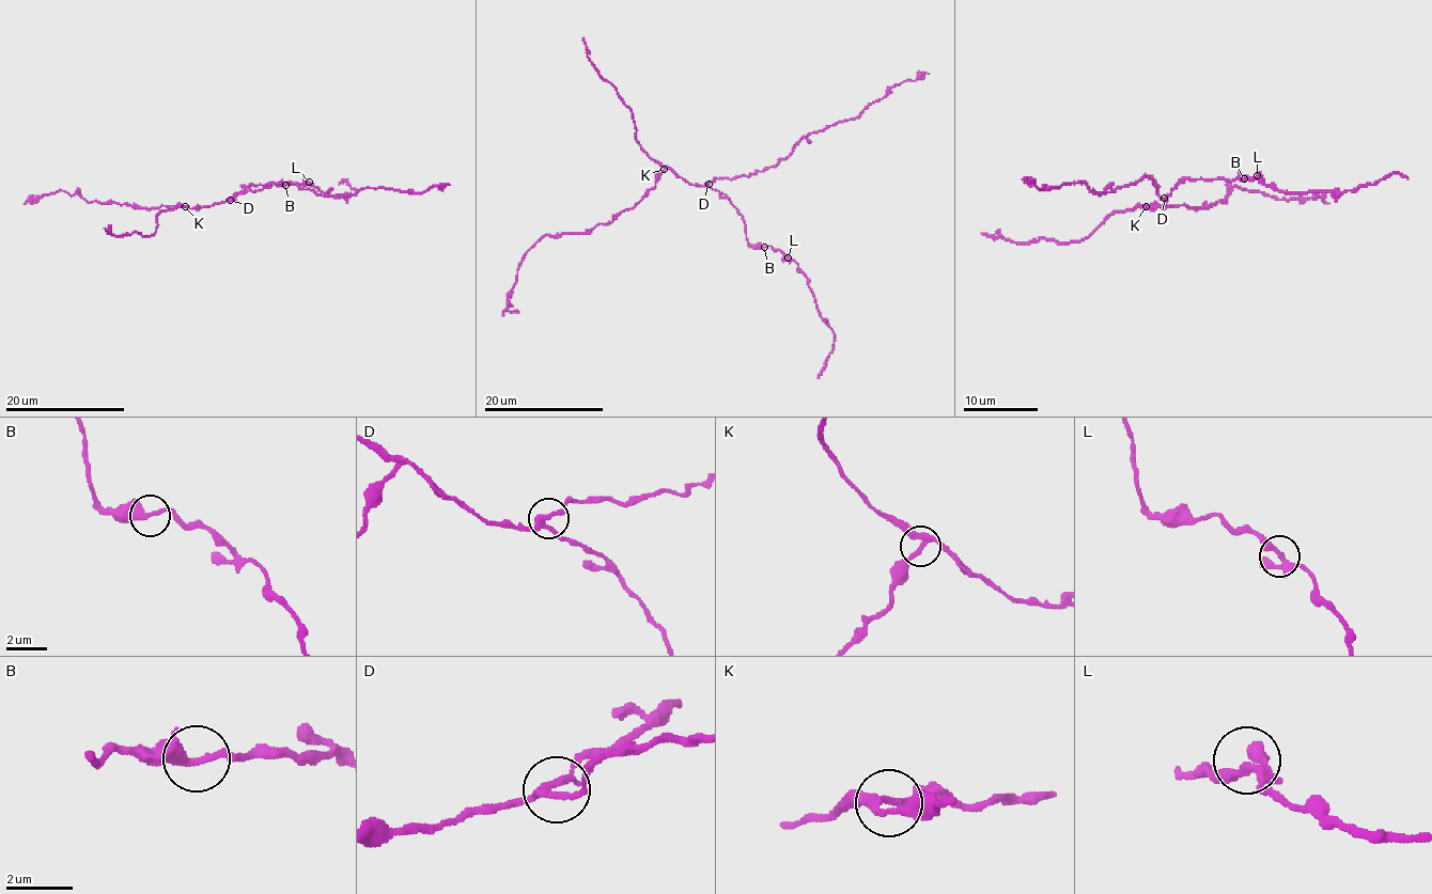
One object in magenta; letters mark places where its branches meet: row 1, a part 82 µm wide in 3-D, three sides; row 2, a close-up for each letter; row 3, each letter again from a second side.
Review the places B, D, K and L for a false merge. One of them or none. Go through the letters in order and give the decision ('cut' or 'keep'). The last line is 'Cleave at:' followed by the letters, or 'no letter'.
B: keep
D: keep
K: cut
L: keep
Cleave at: K

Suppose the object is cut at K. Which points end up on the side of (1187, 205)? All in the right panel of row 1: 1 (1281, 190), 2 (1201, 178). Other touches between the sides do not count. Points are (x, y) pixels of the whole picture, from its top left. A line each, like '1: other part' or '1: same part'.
1: other part
2: other part

